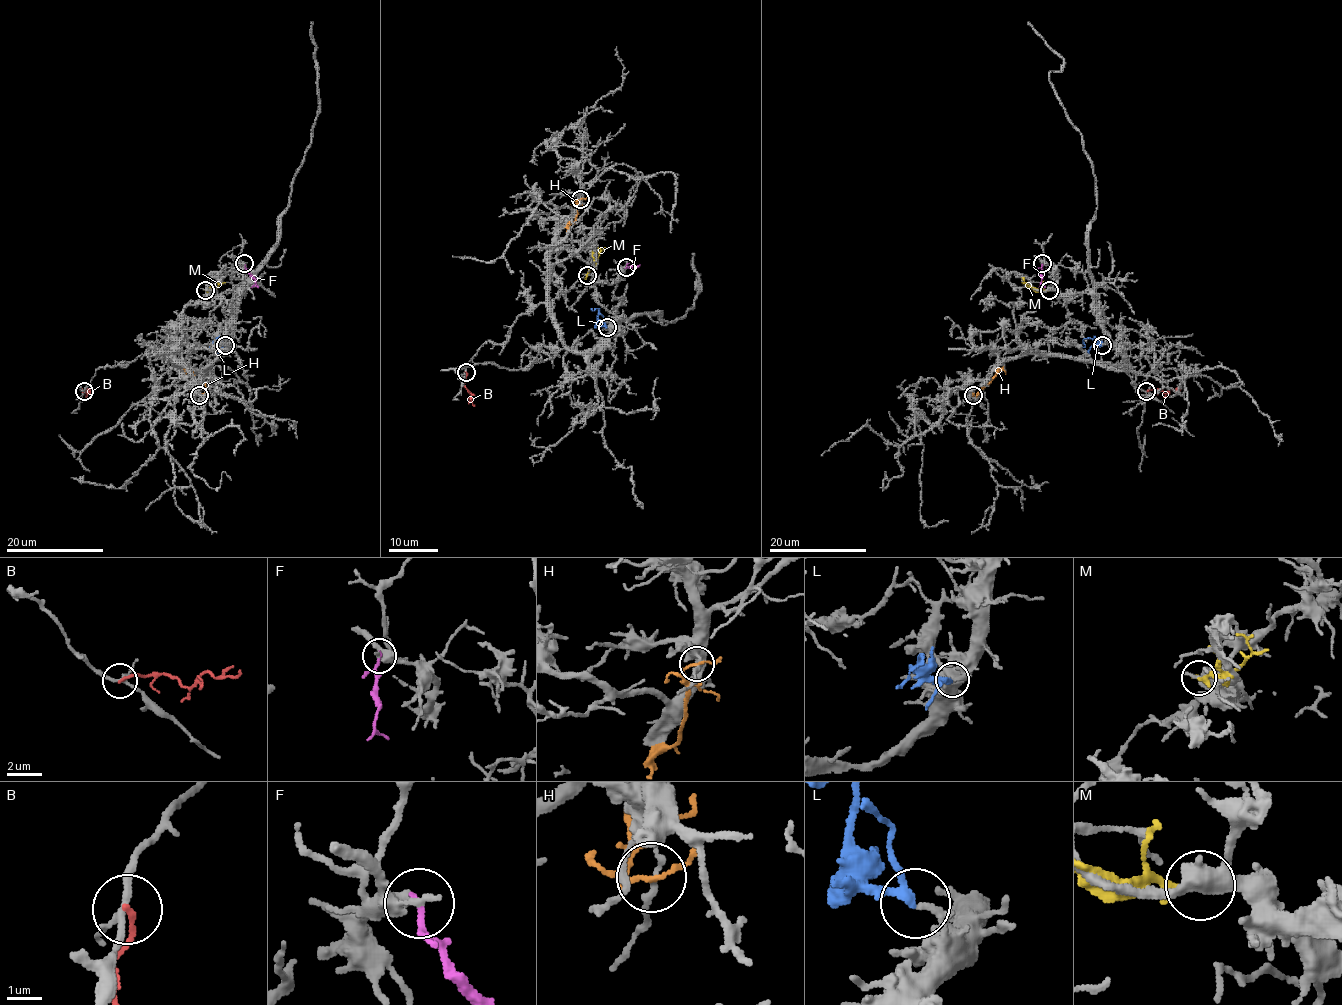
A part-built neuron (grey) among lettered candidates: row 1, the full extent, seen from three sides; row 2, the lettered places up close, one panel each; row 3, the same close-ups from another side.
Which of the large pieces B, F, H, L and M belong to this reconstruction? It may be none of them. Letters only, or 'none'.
L

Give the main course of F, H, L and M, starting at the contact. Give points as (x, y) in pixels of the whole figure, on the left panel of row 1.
F: (244, 264), (255, 281), (251, 287)
H: (199, 396), (196, 395), (194, 376), (188, 370), (185, 374)
L: (225, 344), (216, 338), (209, 347)
M: (205, 289), (213, 289), (220, 282), (215, 277)

